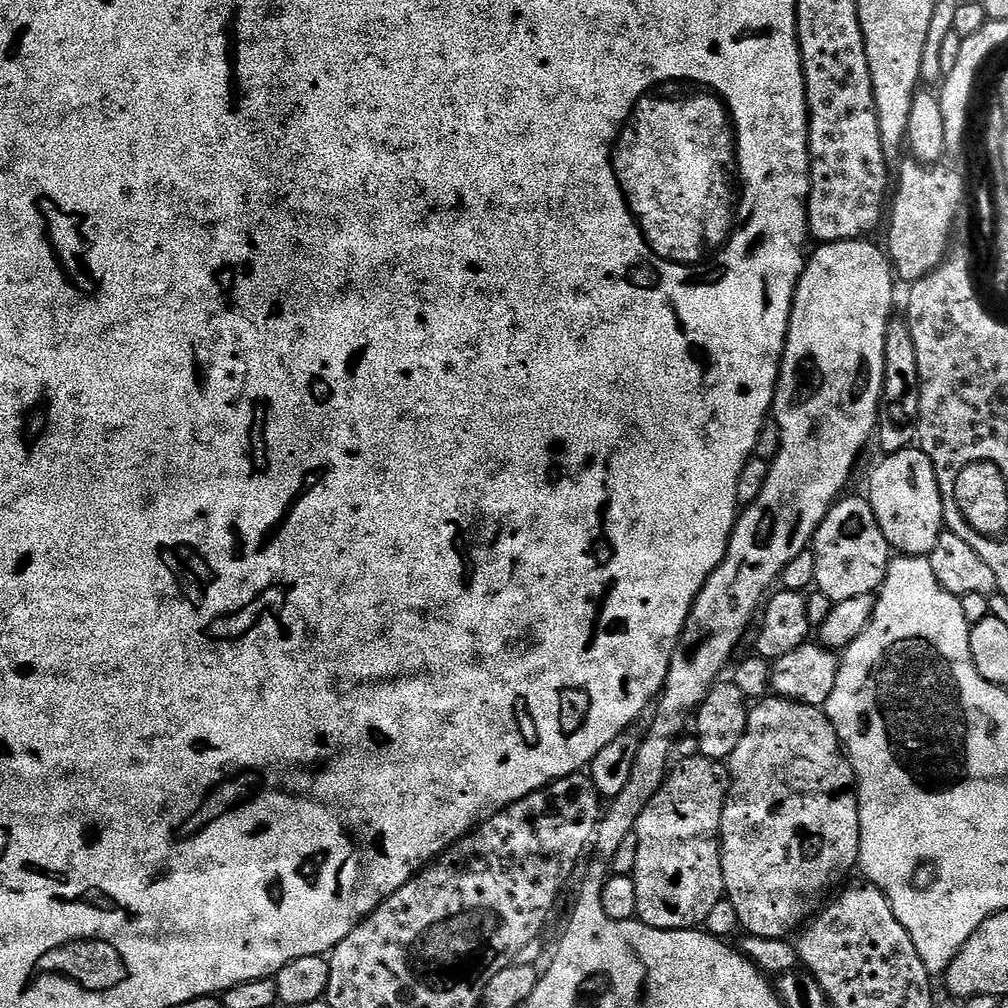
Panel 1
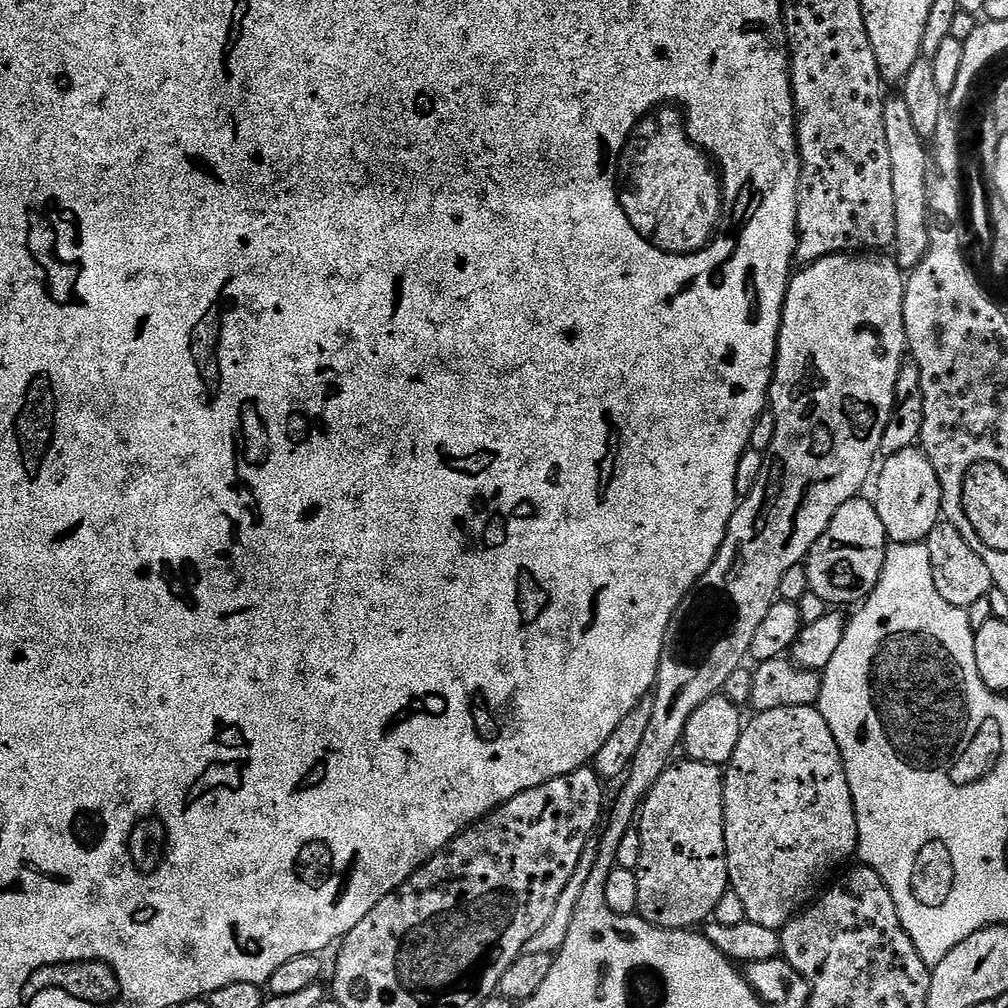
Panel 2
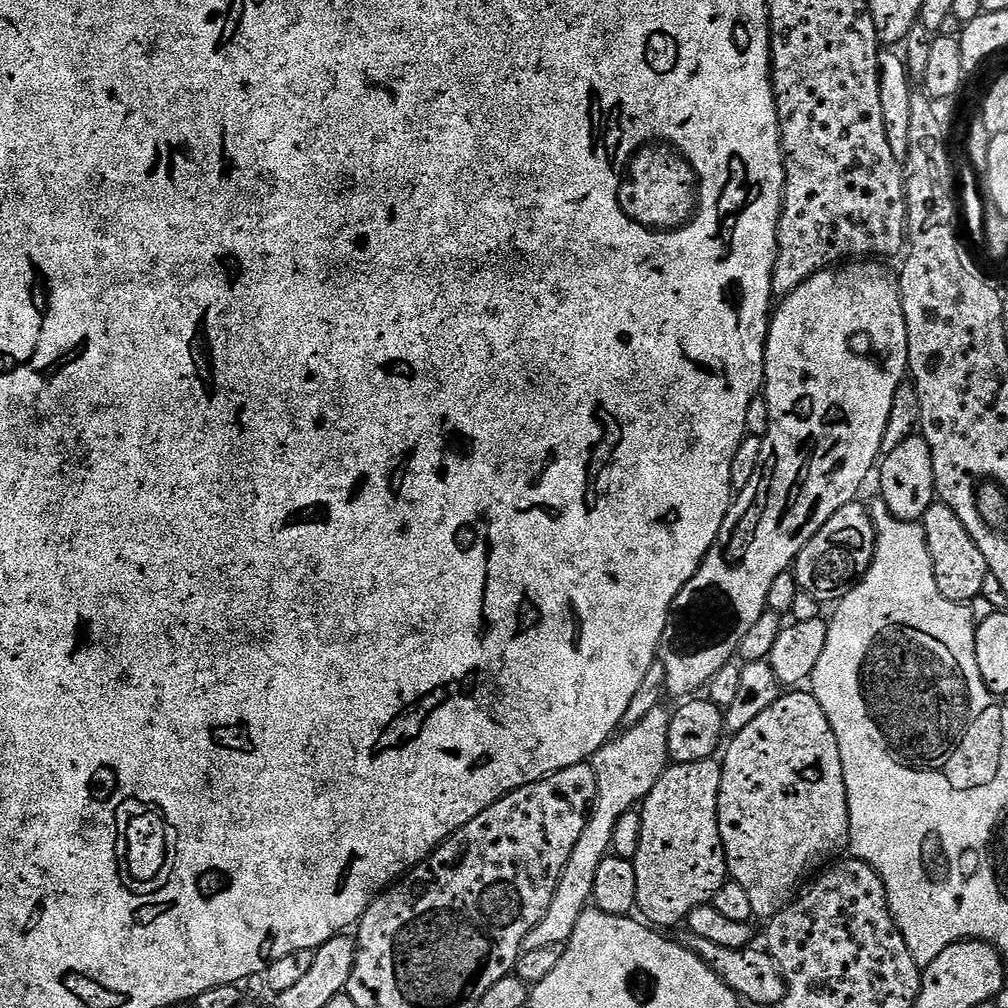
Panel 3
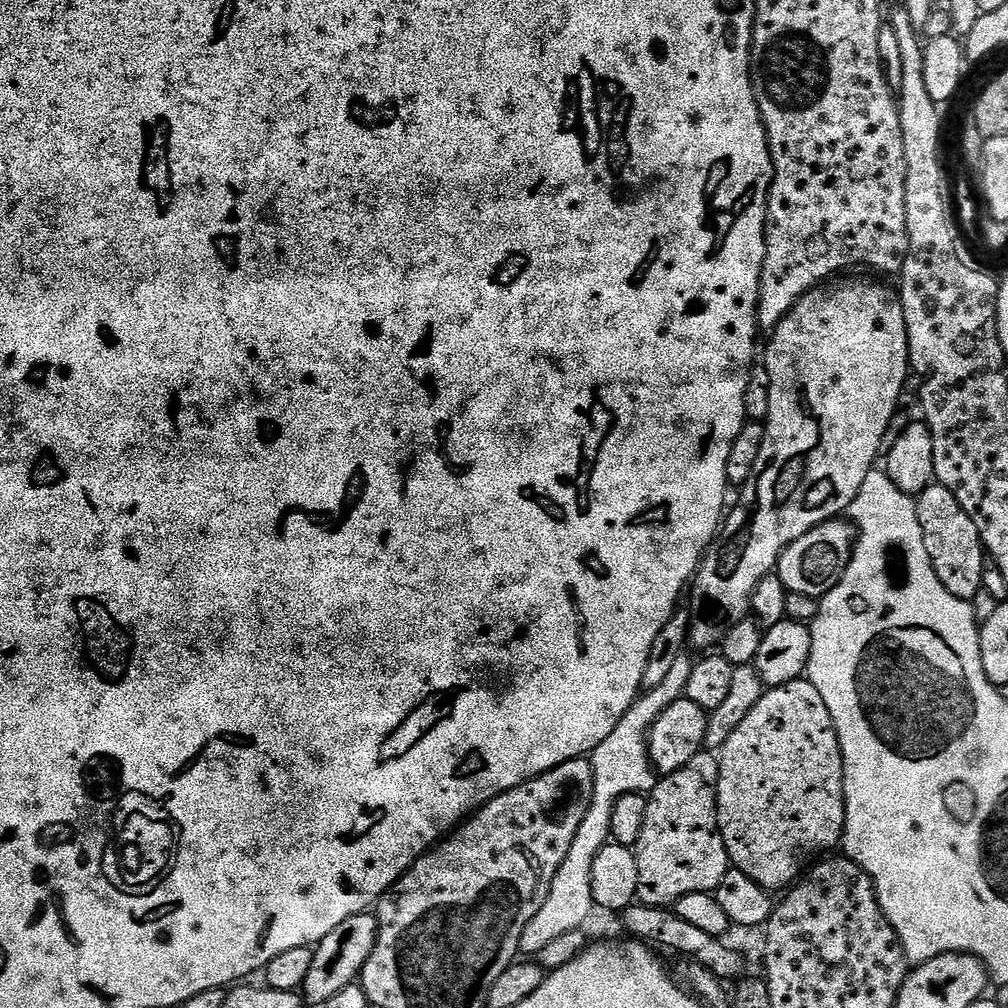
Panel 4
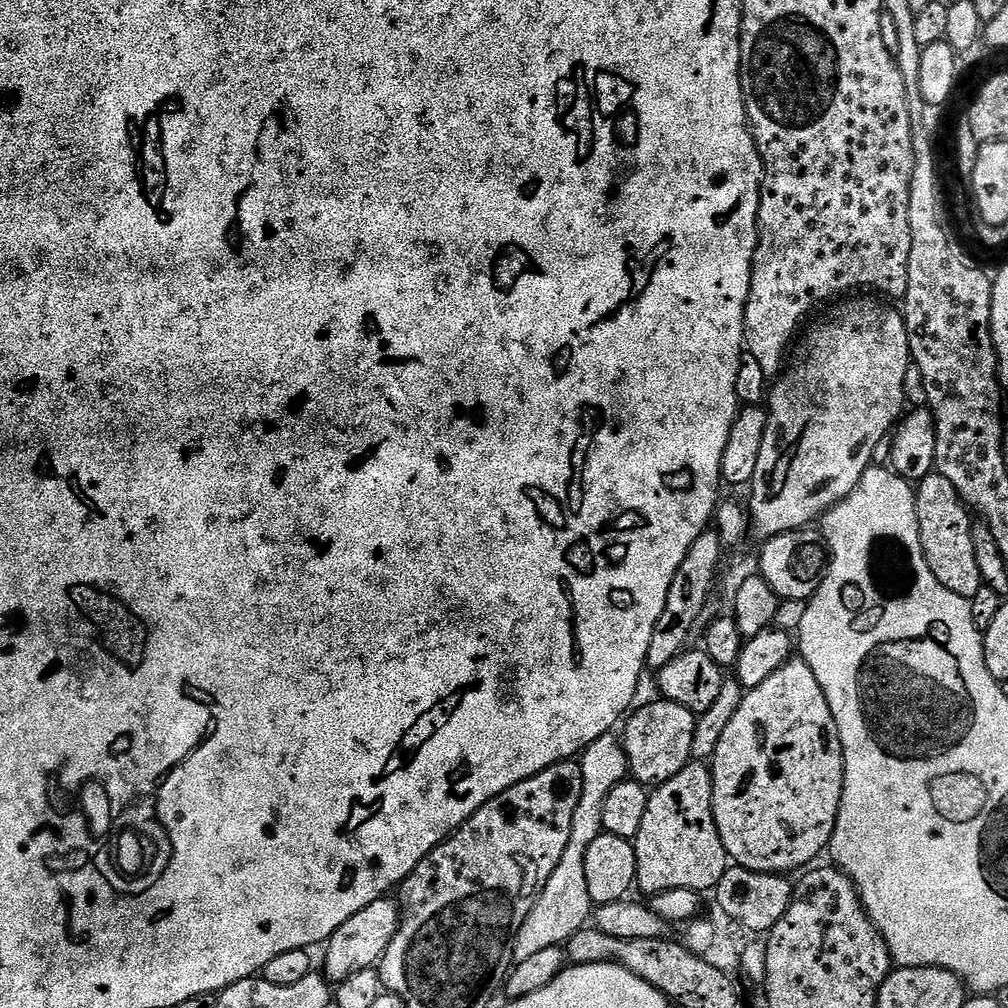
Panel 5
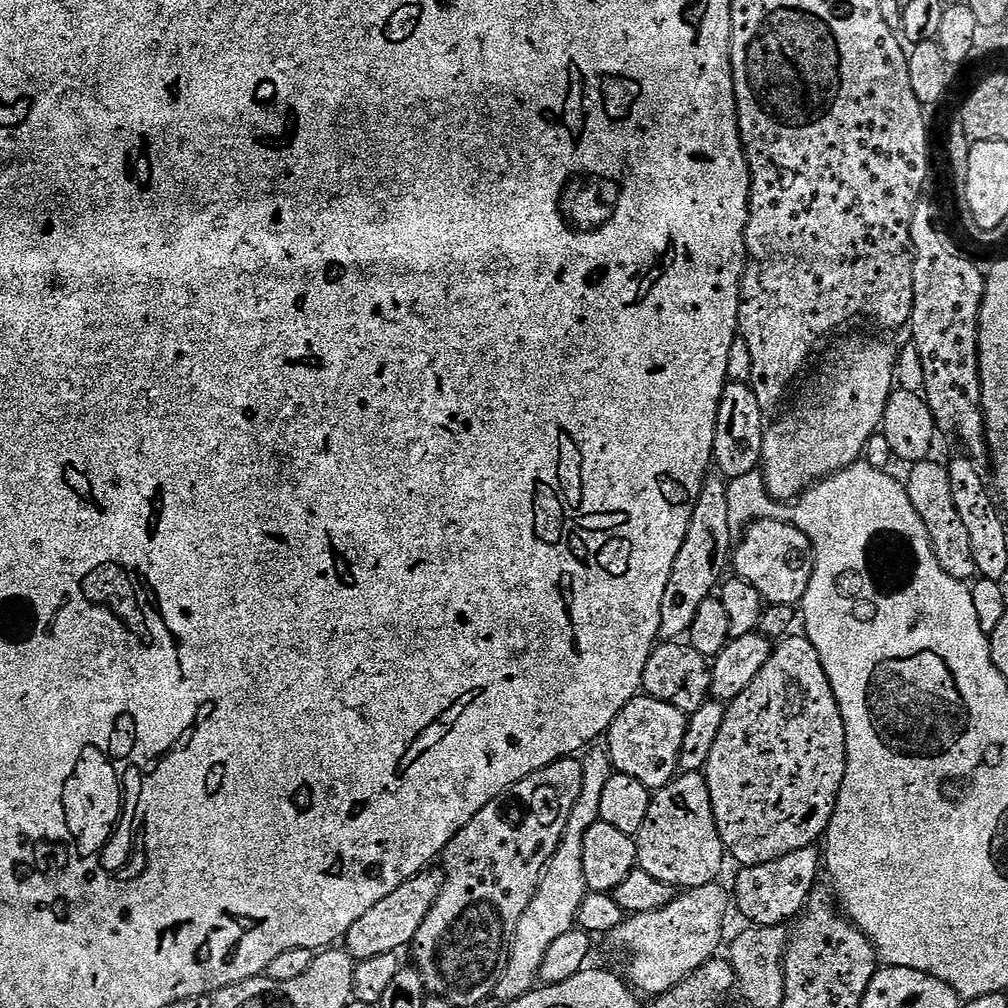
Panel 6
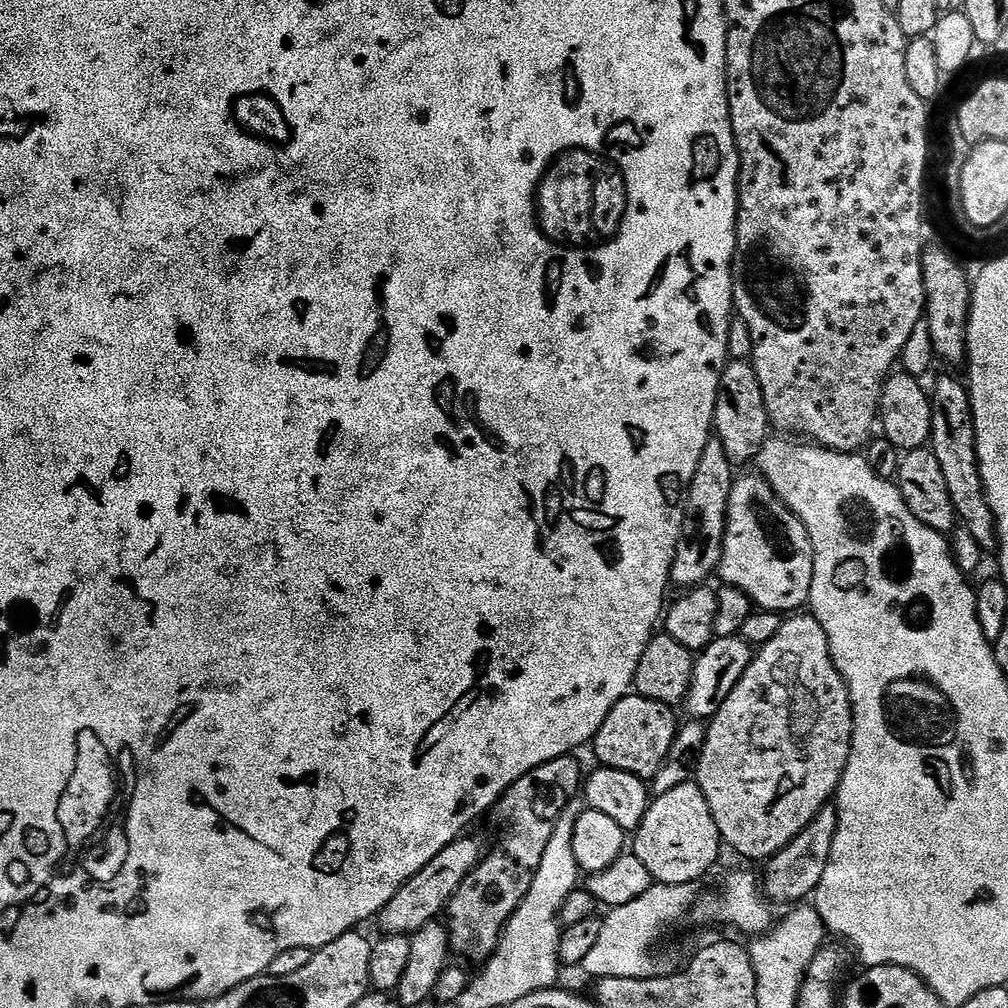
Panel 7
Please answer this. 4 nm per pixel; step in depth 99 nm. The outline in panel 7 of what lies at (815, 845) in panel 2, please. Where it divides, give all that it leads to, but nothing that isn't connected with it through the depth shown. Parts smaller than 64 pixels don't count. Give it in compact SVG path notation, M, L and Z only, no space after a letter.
M811 614L789 615L781 623L778 634L774 634L770 642L759 645L746 674L742 674L738 686L734 686L726 702L722 702L715 716L707 721L706 727L708 730L706 742L702 746L702 758L694 770L694 780L699 784L702 794L706 794L706 802L710 806L710 814L714 814L714 822L720 831L720 839L727 847L729 844L738 855L745 856L748 860L767 862L812 821L814 814L818 814L818 810L822 810L824 804L829 803L835 797L852 749L852 703L848 693L848 684L834 666L830 654L830 642L820 623Z

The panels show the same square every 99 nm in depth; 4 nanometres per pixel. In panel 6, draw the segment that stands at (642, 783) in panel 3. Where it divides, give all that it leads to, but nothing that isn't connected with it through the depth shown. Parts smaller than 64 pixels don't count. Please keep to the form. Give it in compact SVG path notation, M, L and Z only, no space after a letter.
M592 746L582 756L582 794L578 794L578 802L574 802L574 810L570 810L570 818L566 822L566 830L562 834L562 842L558 850L548 860L548 867L540 879L538 890L526 906L526 914L518 918L518 926L512 935L512 948L508 951L508 965L500 975L496 987L495 999L501 1002L517 1000L537 987L542 958L546 958L546 950L562 934L566 934L576 924L578 906L582 906L582 898L588 895L586 874L582 874L582 842L586 830L594 826L600 818L599 804L602 802L602 790L606 782L614 774L612 760L608 749L604 746Z

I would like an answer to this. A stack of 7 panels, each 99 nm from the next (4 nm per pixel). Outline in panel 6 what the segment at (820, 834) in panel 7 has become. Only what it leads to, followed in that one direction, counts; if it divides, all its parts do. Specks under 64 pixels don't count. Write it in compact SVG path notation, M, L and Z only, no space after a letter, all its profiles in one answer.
M815 847L794 850L774 862L750 864L739 869L734 888L734 908L745 916L749 925L787 925L804 911L808 896L817 887L816 875L822 872L822 856Z

